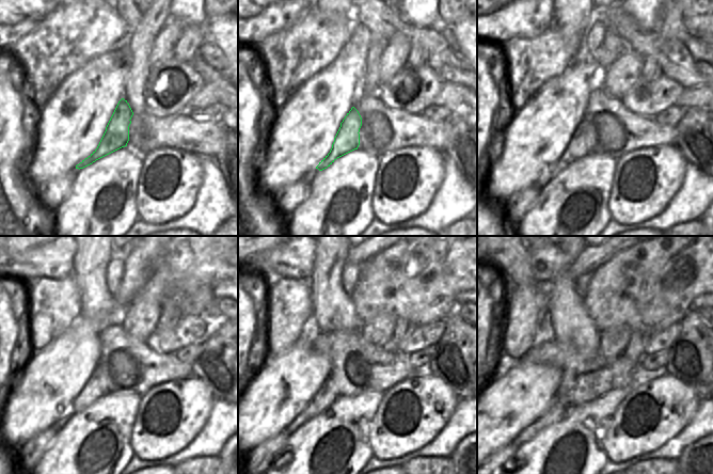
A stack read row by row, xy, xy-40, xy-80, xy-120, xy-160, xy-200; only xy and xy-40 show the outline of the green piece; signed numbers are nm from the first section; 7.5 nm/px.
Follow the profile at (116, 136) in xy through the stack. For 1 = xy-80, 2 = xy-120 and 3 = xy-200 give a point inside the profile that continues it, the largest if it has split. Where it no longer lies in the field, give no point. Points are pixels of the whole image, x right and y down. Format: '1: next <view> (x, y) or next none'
1: next xy-80 (582, 142)
2: next xy-120 (96, 386)
3: next xy-200 (555, 404)

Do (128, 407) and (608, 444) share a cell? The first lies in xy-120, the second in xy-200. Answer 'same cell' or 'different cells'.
different cells

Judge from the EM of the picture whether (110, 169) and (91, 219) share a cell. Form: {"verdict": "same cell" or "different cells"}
{"verdict": "same cell"}

